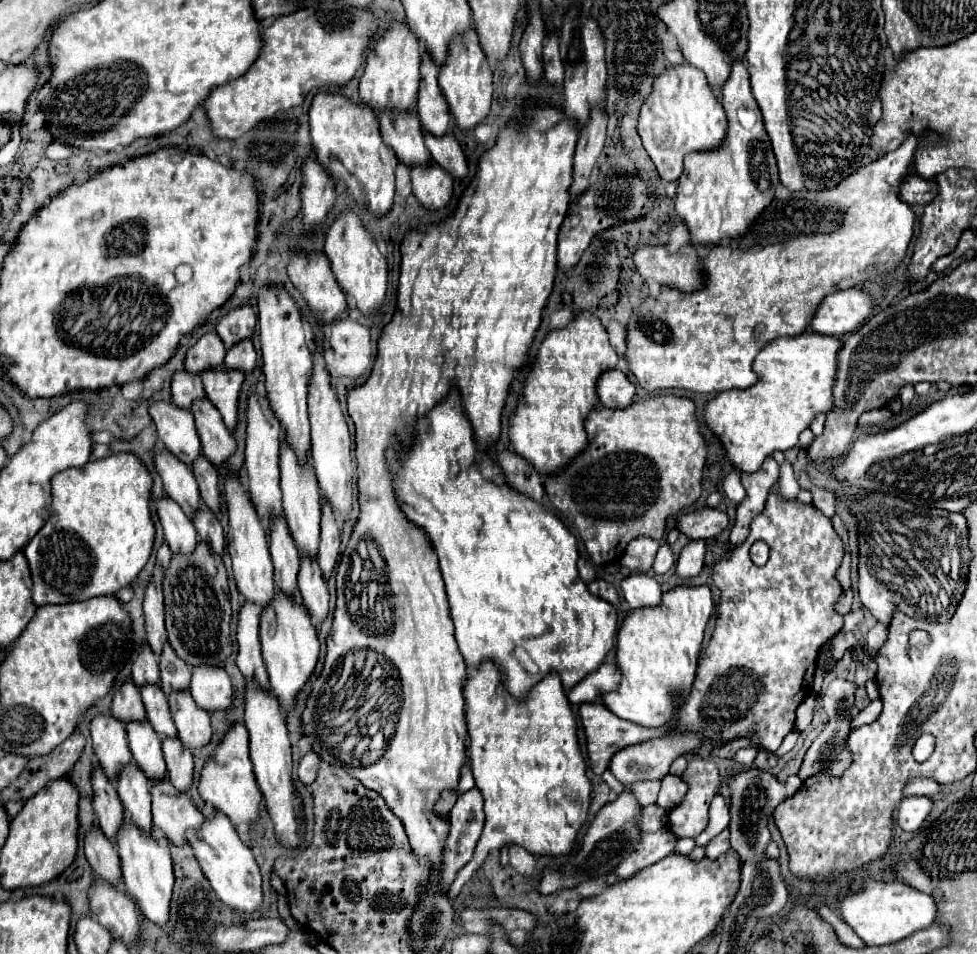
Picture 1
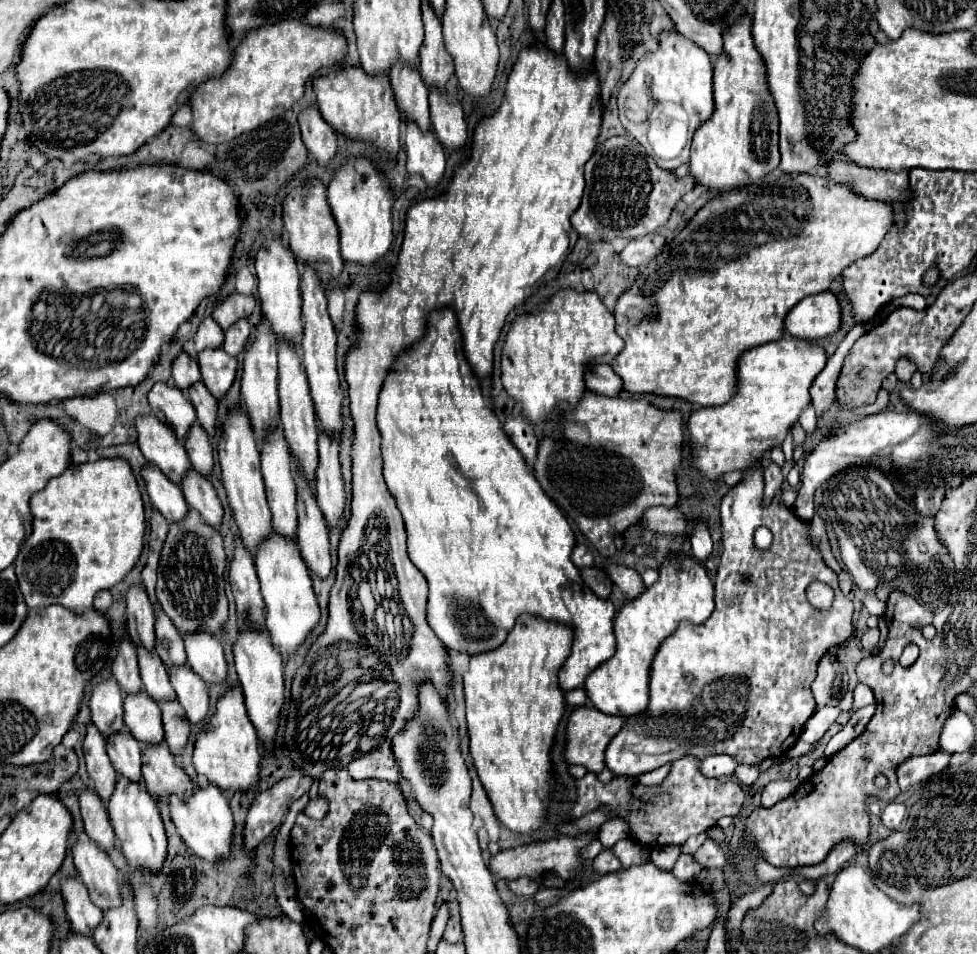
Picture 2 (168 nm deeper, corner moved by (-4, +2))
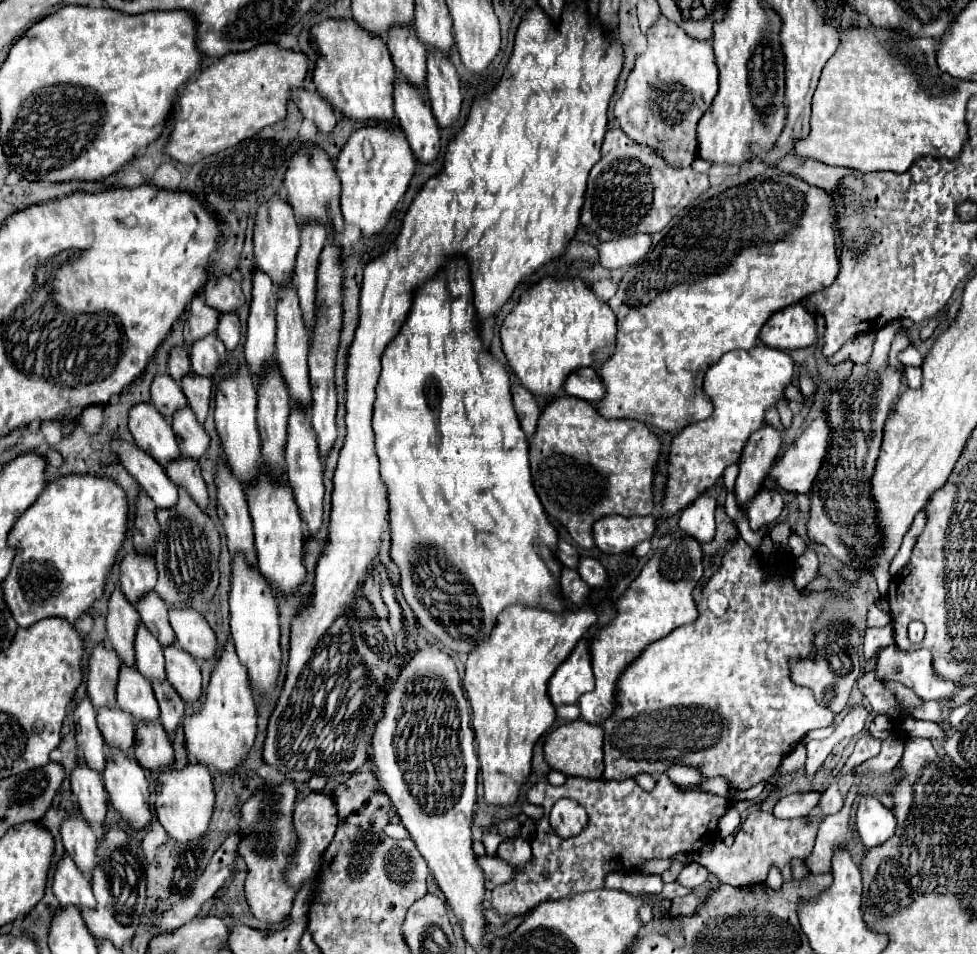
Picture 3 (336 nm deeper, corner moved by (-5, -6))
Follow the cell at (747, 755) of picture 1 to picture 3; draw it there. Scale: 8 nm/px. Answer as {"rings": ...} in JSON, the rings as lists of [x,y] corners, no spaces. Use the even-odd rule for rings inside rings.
{"rings":[[[678,765],[678,767],[672,767],[668,771],[668,777],[680,785],[680,787],[698,787],[706,777],[702,777],[694,767],[686,767],[686,765]]]}

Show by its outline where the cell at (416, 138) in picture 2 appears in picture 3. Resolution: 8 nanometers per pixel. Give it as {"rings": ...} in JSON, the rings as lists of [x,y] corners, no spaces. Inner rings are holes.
{"rings":[[[402,79],[394,83],[394,111],[418,163],[432,163],[440,153],[438,123],[430,111],[430,99],[418,99]]]}

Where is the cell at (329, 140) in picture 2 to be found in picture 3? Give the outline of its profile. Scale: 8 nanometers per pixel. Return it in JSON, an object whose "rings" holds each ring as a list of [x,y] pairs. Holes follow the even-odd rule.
{"rings":[[[294,89],[294,101],[298,109],[302,111],[304,119],[310,119],[316,123],[318,133],[330,135],[338,123],[338,117],[334,109],[316,93],[316,91],[306,91],[306,89]]]}

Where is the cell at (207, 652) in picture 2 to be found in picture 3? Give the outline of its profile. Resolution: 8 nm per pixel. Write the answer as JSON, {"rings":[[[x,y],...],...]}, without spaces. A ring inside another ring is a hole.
{"rings":[[[168,607],[170,625],[176,633],[176,645],[190,653],[198,663],[210,661],[216,655],[216,635],[208,621],[190,609]]]}

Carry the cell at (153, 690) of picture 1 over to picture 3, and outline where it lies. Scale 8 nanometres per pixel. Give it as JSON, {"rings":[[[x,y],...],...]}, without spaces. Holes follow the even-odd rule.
{"rings":[[[138,625],[136,631],[136,669],[148,679],[148,681],[166,681],[166,669],[164,669],[164,649],[156,643],[156,639]]]}

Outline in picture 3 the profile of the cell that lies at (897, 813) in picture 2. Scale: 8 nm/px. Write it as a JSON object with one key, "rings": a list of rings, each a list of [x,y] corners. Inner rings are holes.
{"rings":[[[862,797],[856,813],[856,833],[866,847],[882,845],[896,831],[894,813],[880,801]]]}

